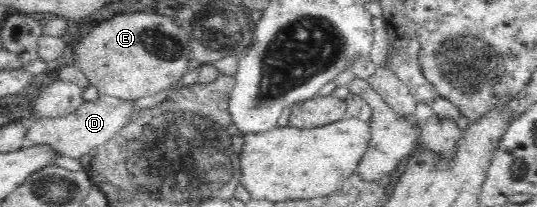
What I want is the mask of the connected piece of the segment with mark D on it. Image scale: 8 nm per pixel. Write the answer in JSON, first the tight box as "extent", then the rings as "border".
{"extent":[26,95,134,159],"border":[[[101,95],[96,101],[84,101],[74,113],[62,117],[40,116],[34,117],[28,124],[26,132],[27,146],[46,147],[54,152],[57,157],[70,157],[70,159],[82,159],[84,155],[92,155],[95,150],[105,145],[116,132],[129,120],[129,115],[134,111],[134,101],[123,100],[108,95]]]}

